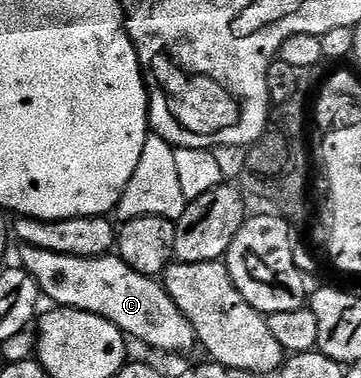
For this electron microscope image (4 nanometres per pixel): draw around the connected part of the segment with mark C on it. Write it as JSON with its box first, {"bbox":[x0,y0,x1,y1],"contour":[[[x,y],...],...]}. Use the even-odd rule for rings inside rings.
{"bbox":[21,246,196,353],"contour":[[[24,246],[22,250],[21,266],[23,270],[31,274],[33,281],[37,281],[42,298],[52,299],[55,307],[68,307],[85,313],[93,313],[97,317],[105,317],[105,321],[117,325],[117,329],[122,331],[124,336],[132,340],[135,338],[137,342],[144,343],[145,346],[152,347],[155,351],[187,353],[192,348],[196,348],[195,330],[189,324],[188,319],[183,316],[181,309],[177,309],[177,305],[171,300],[167,290],[163,288],[162,282],[158,278],[142,275],[129,269],[129,265],[125,265],[125,261],[119,258],[118,254],[112,253],[99,255],[96,259],[85,259],[29,246]]]}

